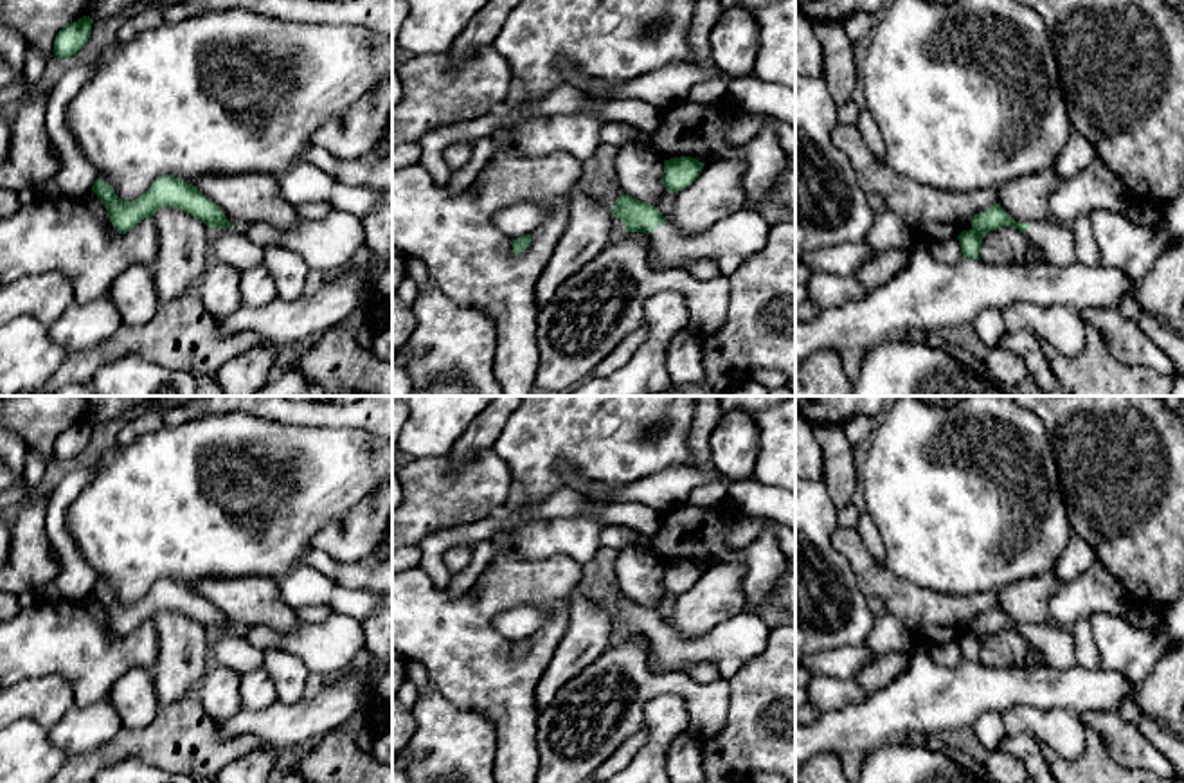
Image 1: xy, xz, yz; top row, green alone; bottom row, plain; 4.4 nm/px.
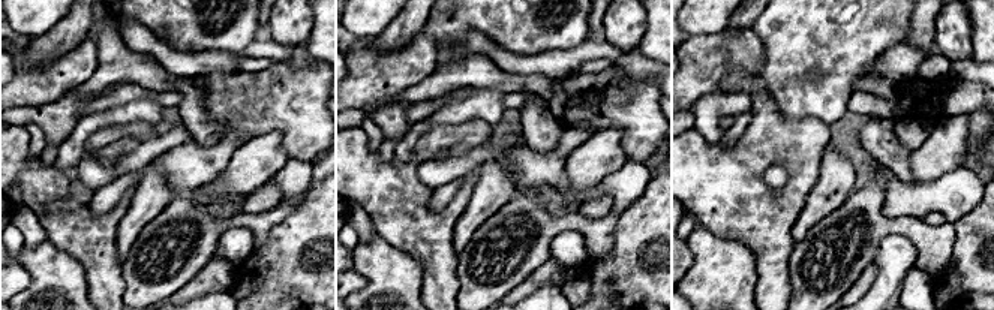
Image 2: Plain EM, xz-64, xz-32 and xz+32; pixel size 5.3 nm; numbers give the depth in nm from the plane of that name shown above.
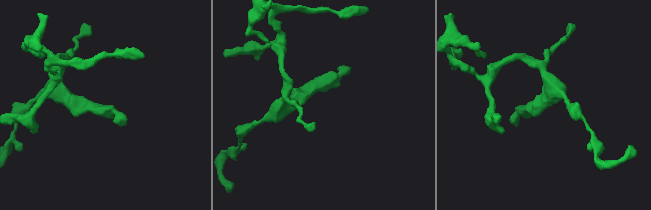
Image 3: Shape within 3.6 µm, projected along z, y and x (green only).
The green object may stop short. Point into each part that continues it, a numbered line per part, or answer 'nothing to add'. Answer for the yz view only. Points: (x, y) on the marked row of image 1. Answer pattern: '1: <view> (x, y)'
1: yz (1055, 240)

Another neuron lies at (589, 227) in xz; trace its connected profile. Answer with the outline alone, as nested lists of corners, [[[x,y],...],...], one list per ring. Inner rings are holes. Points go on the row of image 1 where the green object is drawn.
[[[581,191],[570,200],[565,230],[534,286],[538,310],[552,301],[567,279],[605,250],[612,241],[612,227],[612,212],[601,200]]]

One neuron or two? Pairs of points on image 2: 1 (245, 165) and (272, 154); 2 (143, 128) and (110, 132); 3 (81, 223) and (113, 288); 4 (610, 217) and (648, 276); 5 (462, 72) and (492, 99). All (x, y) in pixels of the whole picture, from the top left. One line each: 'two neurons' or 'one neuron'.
1: one neuron
2: one neuron
3: one neuron
4: two neurons
5: two neurons

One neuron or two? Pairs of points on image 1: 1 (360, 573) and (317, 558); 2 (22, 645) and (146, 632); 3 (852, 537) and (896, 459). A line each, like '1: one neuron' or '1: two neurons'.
1: one neuron
2: one neuron
3: two neurons

